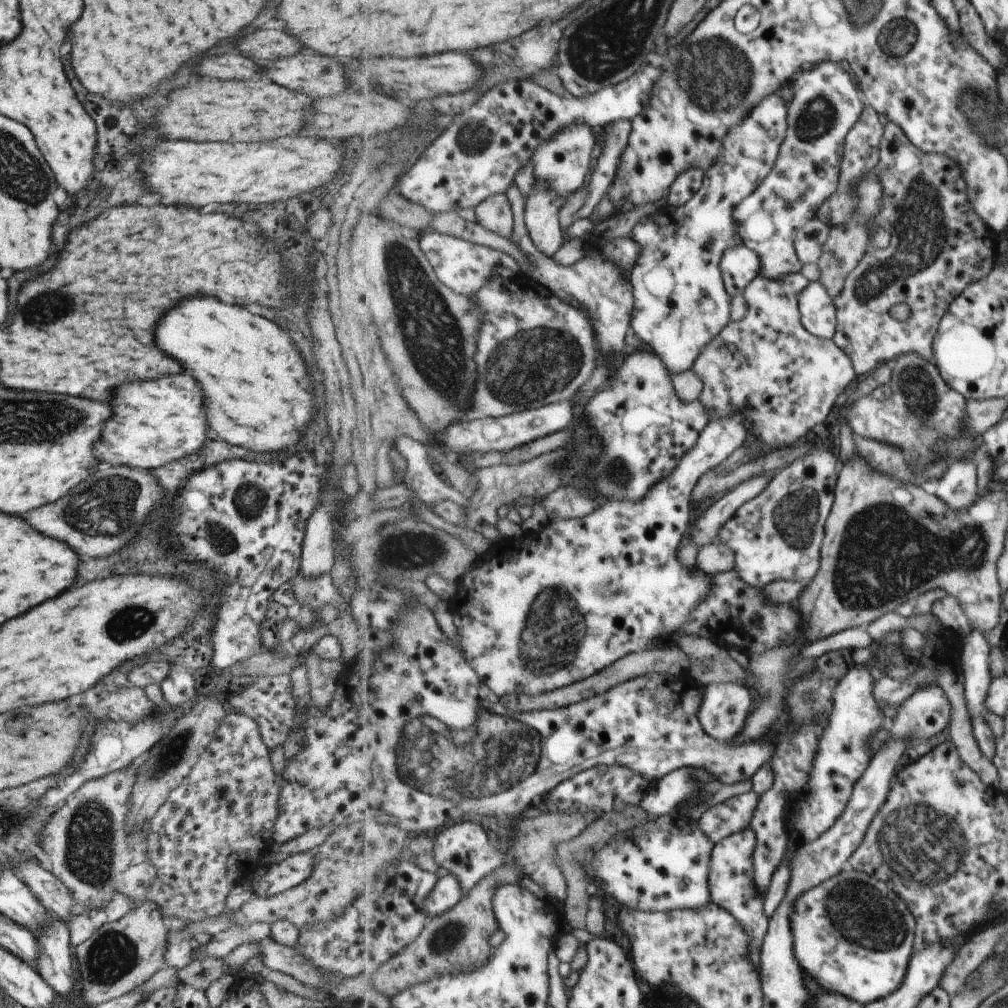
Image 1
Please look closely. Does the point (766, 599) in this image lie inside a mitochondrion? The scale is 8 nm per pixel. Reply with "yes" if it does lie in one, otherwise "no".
no

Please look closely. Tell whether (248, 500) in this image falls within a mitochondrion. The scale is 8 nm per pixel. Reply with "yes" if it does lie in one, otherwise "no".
yes

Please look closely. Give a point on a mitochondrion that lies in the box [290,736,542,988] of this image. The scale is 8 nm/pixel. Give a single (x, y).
(450, 939)

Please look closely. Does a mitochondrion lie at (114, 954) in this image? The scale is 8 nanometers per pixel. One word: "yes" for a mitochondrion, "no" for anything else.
yes

